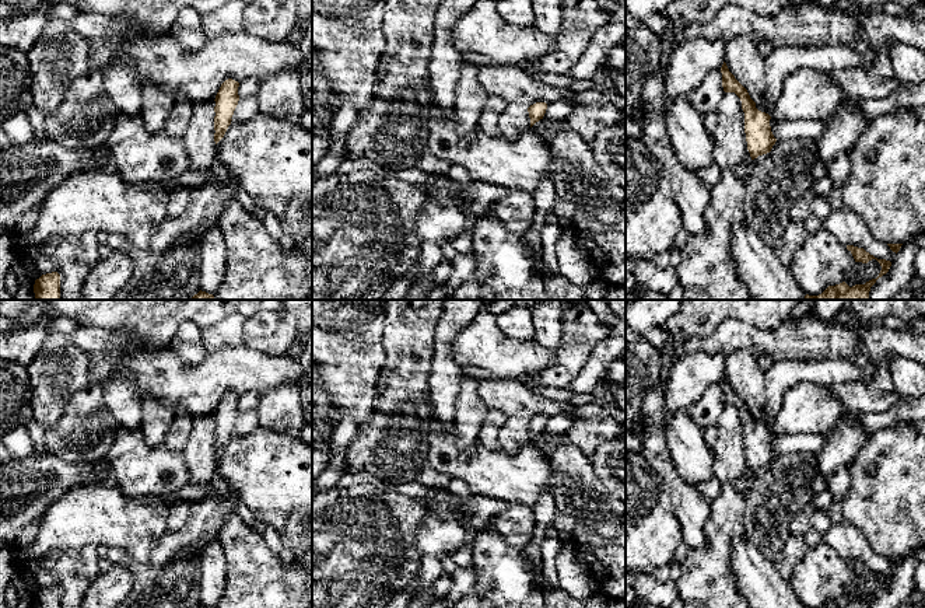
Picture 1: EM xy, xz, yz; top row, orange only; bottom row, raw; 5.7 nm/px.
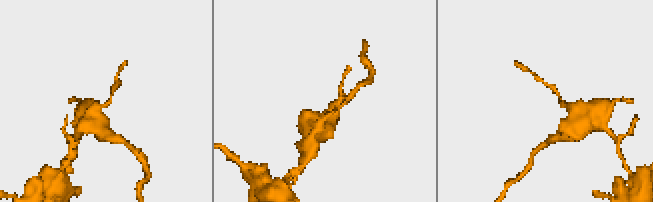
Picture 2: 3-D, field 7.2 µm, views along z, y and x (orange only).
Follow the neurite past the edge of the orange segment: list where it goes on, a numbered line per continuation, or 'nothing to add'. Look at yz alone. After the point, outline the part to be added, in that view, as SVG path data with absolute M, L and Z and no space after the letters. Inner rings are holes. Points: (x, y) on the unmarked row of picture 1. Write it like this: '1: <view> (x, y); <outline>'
nothing to add

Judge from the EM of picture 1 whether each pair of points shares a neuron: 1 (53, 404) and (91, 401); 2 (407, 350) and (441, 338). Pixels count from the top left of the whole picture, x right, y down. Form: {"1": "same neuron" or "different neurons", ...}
{"1": "different neurons", "2": "different neurons"}

